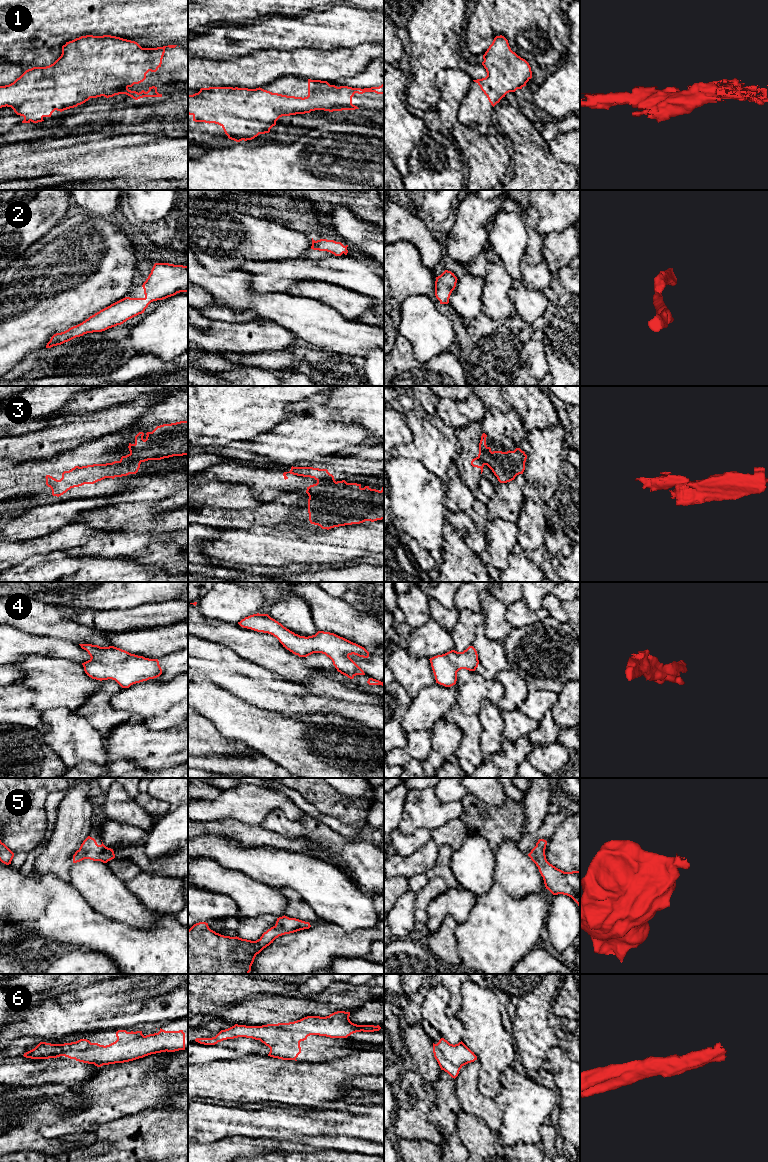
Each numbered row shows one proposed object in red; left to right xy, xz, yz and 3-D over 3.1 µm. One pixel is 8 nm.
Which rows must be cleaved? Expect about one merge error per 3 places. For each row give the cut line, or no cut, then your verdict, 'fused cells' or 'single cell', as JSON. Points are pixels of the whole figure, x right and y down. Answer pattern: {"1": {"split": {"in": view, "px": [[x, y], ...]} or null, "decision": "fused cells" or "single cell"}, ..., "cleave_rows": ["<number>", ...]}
{"1": {"split": null, "decision": "single cell"}, "2": {"split": null, "decision": "single cell"}, "3": {"split": {"in": "xy", "px": [[120, 459], [137, 459], [140, 462]]}, "decision": "fused cells"}, "4": {"split": null, "decision": "single cell"}, "5": {"split": null, "decision": "single cell"}, "6": {"split": null, "decision": "single cell"}, "cleave_rows": ["3"]}

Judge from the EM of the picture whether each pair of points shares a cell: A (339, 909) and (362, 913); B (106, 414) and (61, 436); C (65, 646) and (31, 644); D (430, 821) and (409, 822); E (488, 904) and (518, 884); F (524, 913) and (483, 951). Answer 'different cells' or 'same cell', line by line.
A: same cell
B: same cell
C: same cell
D: same cell
E: different cells
F: same cell

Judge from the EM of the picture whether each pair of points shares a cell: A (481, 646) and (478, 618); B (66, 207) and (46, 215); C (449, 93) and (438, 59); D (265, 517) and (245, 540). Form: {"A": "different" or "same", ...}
{"A": "different", "B": "same", "C": "different", "D": "different"}

